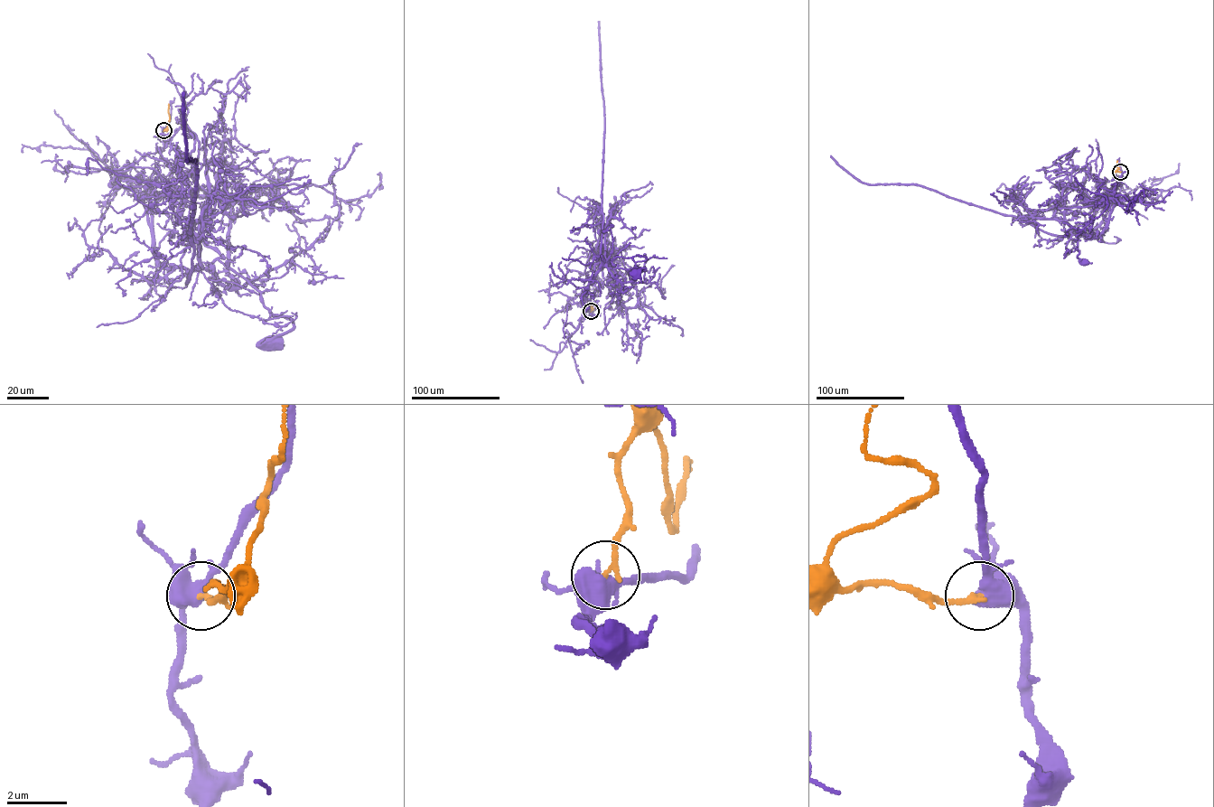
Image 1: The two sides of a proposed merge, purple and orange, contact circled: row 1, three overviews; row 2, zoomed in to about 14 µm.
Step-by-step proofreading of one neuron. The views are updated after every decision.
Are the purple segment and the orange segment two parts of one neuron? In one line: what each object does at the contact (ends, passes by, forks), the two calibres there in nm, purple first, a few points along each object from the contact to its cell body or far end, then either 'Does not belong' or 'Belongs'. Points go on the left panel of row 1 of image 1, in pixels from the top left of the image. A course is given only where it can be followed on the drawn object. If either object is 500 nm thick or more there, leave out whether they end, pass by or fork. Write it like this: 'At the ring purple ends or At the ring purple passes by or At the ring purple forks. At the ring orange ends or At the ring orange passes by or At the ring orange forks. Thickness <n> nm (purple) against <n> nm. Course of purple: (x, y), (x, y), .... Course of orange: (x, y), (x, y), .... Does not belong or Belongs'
At the ring purple forks. At the ring orange ends. Thickness 480 nm (purple) against 200 nm. Course of purple: (163, 130), (150, 187), (152, 251), (167, 267), (219, 259), (234, 269), (271, 312), (293, 321), (273, 343). Course of orange: (163, 130), (170, 120), (169, 104). Does not belong

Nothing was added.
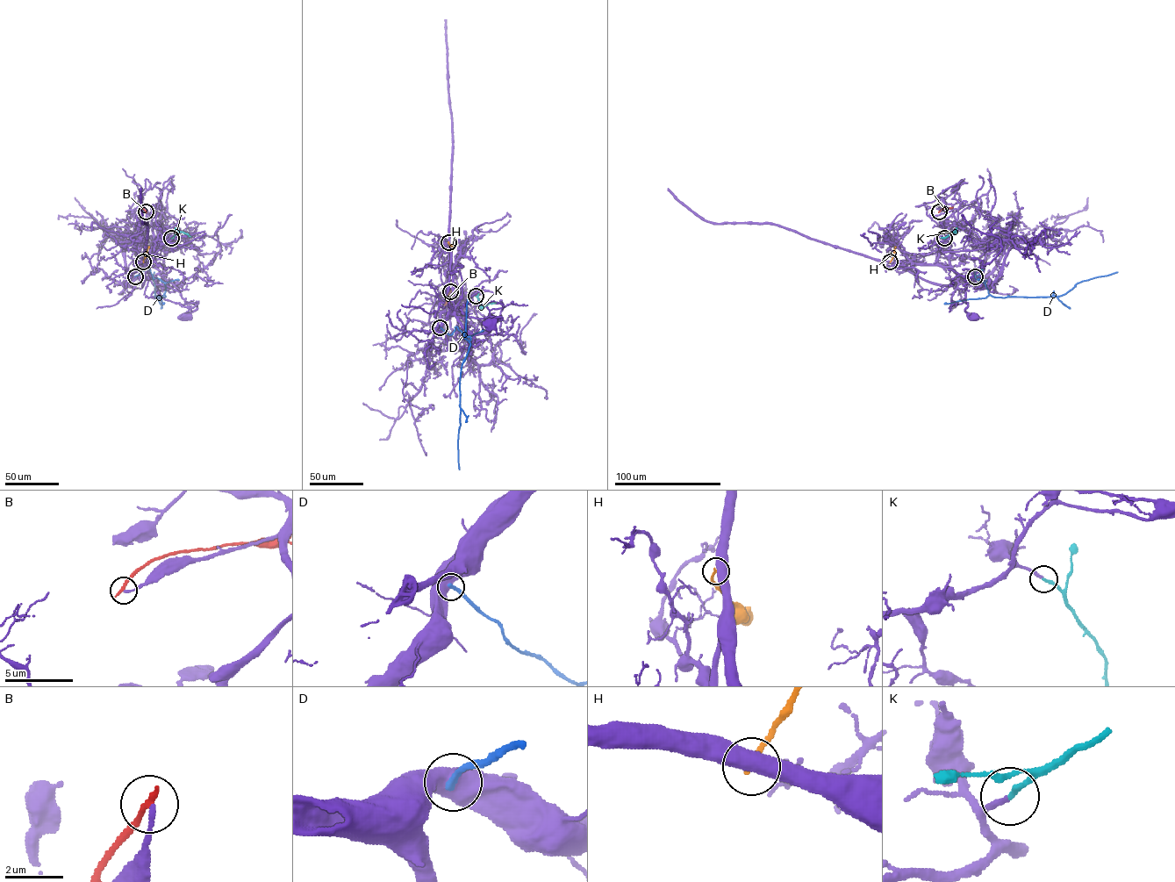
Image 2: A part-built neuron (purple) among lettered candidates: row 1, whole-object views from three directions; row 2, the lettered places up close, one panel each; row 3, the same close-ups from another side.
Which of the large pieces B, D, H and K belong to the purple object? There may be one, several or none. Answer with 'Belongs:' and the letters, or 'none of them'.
Belongs: K

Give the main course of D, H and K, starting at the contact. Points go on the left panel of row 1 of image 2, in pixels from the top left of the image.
D: (135, 276), (150, 269), (153, 279), (159, 278), (164, 283), (164, 297), (154, 297), (154, 272)
H: (143, 261), (149, 247)
K: (171, 239), (176, 232), (190, 236)

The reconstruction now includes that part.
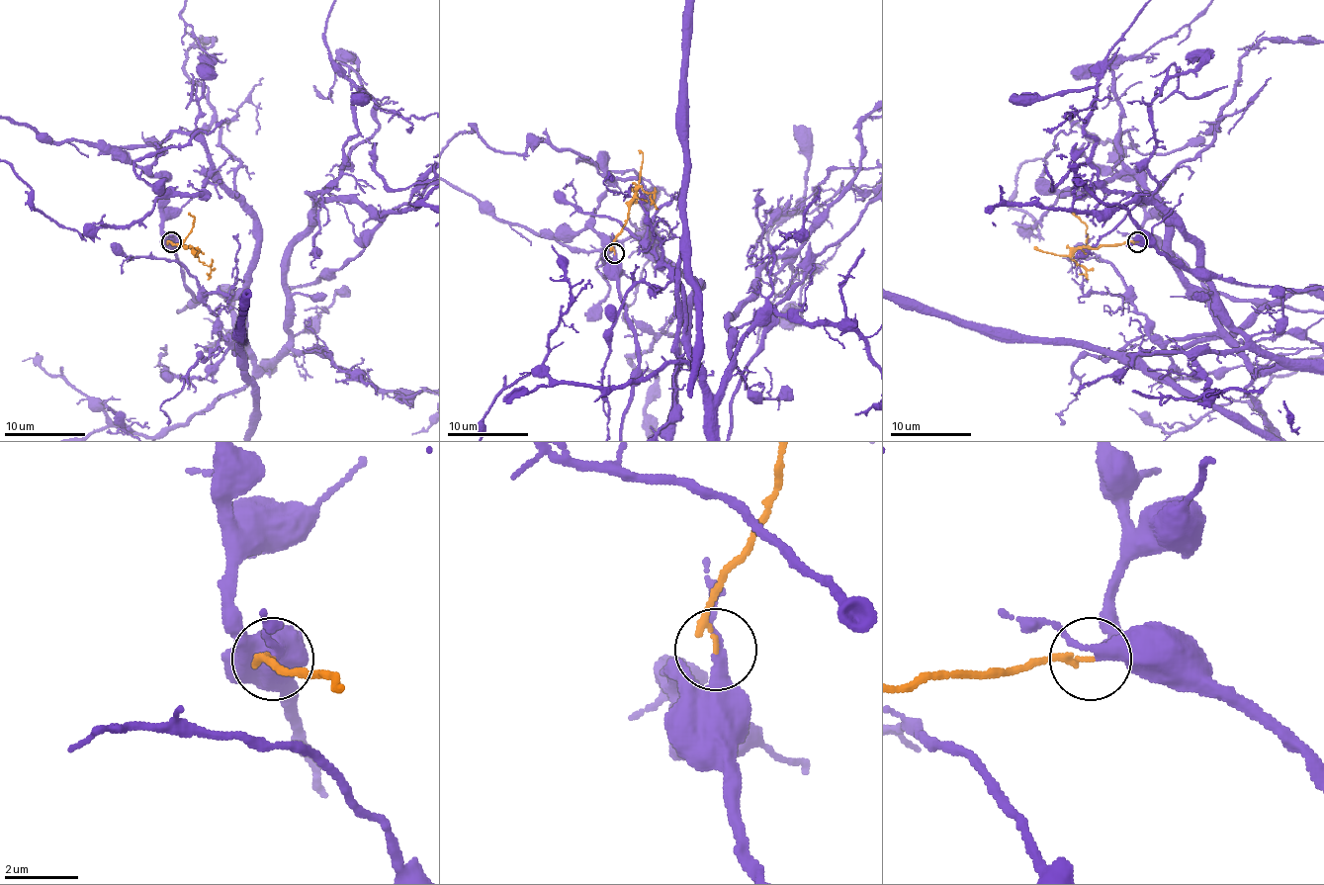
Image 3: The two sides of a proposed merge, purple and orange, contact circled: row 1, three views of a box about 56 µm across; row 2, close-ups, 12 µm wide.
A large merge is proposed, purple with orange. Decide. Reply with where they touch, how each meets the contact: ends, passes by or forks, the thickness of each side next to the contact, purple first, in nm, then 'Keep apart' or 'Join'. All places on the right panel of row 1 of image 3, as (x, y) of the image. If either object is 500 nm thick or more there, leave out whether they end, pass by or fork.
Place: (1137, 241). At the ring purple passes by. At the ring orange ends. Thickness 320 nm (purple) against 130 nm. Keep apart

